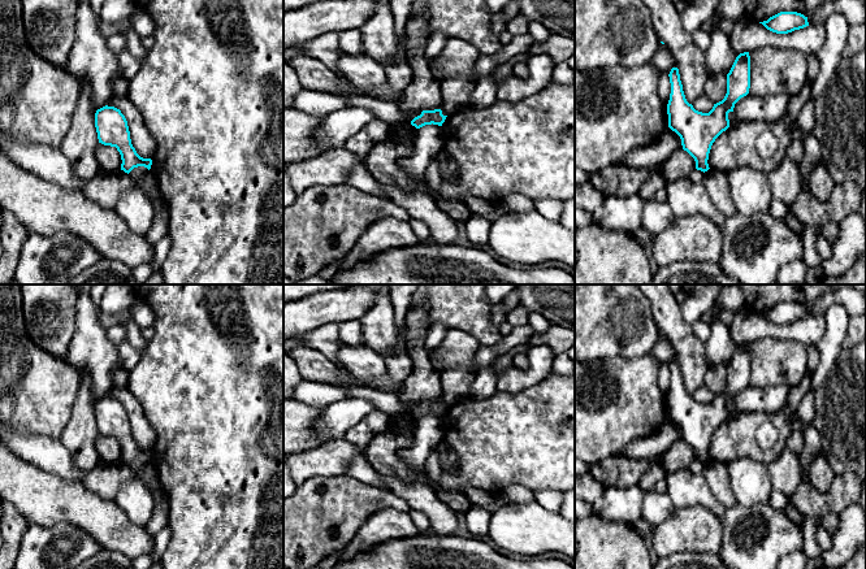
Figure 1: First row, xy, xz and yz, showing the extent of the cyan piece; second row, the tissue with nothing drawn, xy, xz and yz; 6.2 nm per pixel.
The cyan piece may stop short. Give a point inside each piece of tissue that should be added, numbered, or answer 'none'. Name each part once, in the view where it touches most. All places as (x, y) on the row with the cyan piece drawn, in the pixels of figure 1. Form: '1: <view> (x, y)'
none

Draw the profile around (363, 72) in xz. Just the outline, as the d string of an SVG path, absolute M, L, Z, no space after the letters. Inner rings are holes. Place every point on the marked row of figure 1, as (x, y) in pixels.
M365 53L360 56L342 55L338 61L338 69L351 84L374 99L397 105L403 100L403 94L393 94L390 91L385 66Z

